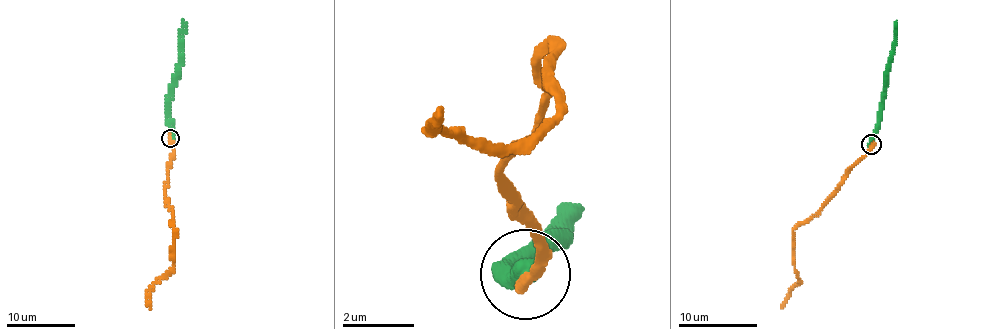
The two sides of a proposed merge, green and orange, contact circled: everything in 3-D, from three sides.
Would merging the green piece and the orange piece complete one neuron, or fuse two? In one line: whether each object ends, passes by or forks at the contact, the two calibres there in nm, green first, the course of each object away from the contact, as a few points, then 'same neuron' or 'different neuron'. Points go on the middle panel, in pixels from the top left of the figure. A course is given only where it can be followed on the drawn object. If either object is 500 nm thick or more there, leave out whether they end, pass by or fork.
550/320 nm | green via (527, 275), (520, 277), (513, 251), (550, 248), (563, 211) | orange via (527, 275), (542, 239), (505, 191), (552, 41), (554, 102), (521, 143), (487, 151), (437, 126), (441, 112) | different neuron

